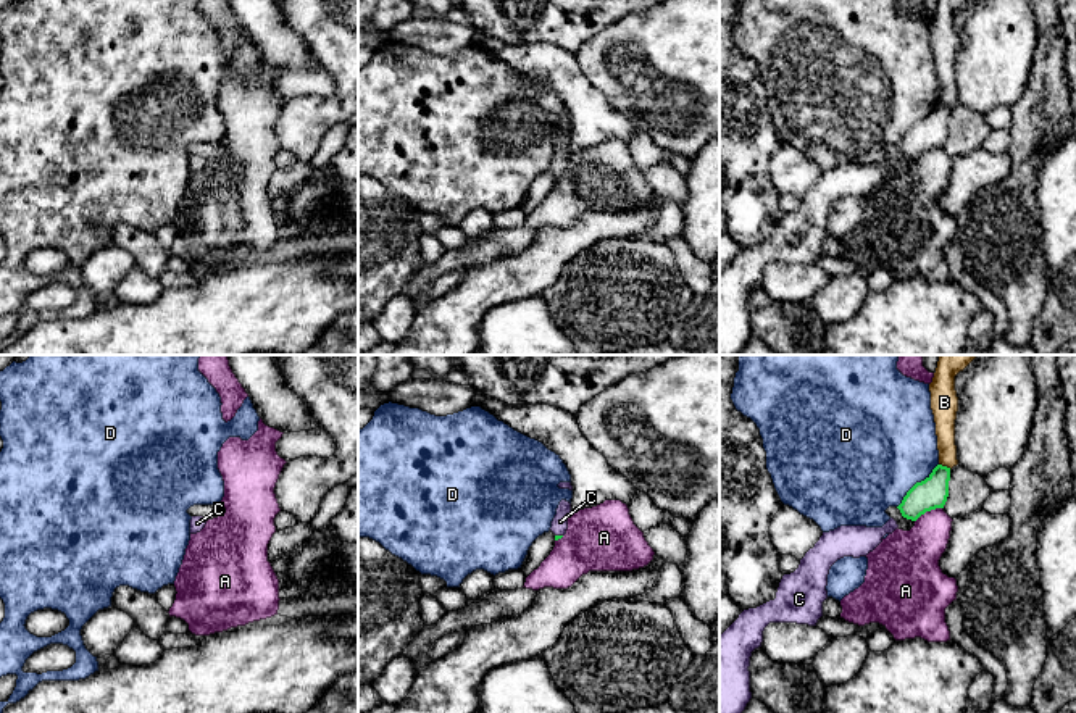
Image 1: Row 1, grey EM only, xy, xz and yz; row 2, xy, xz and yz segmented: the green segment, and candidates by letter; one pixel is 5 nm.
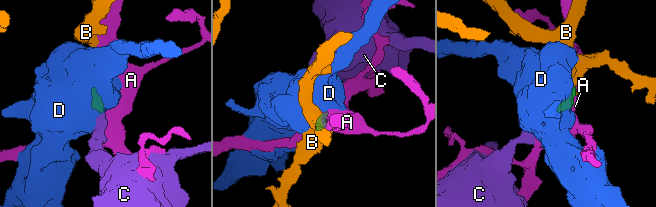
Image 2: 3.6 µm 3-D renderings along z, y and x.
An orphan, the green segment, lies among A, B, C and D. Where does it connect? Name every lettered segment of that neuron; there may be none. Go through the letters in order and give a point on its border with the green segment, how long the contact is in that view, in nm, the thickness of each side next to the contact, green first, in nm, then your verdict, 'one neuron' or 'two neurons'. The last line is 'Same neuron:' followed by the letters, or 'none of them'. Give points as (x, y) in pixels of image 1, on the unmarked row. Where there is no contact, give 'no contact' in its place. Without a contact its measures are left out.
A: yz (928, 149) | 160 nm | 160/280 nm | two neurons
B: yz (946, 105) | 70 nm | 160/110 nm | two neurons
C: xz (558, 175) | 40 nm | 20/80 nm | one neuron
D: yz (915, 123) | 300 nm | 160/500 nm | two neurons
Same neuron: C

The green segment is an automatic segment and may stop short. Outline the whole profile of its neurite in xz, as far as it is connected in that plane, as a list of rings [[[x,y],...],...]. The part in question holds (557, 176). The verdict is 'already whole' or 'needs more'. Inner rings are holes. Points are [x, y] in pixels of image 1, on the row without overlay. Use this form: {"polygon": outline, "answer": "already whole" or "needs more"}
{"polygon": [[[561,139],[550,166],[550,169],[555,173],[555,179],[561,177],[566,173],[569,153],[571,153],[571,142]]], "answer": "needs more"}

